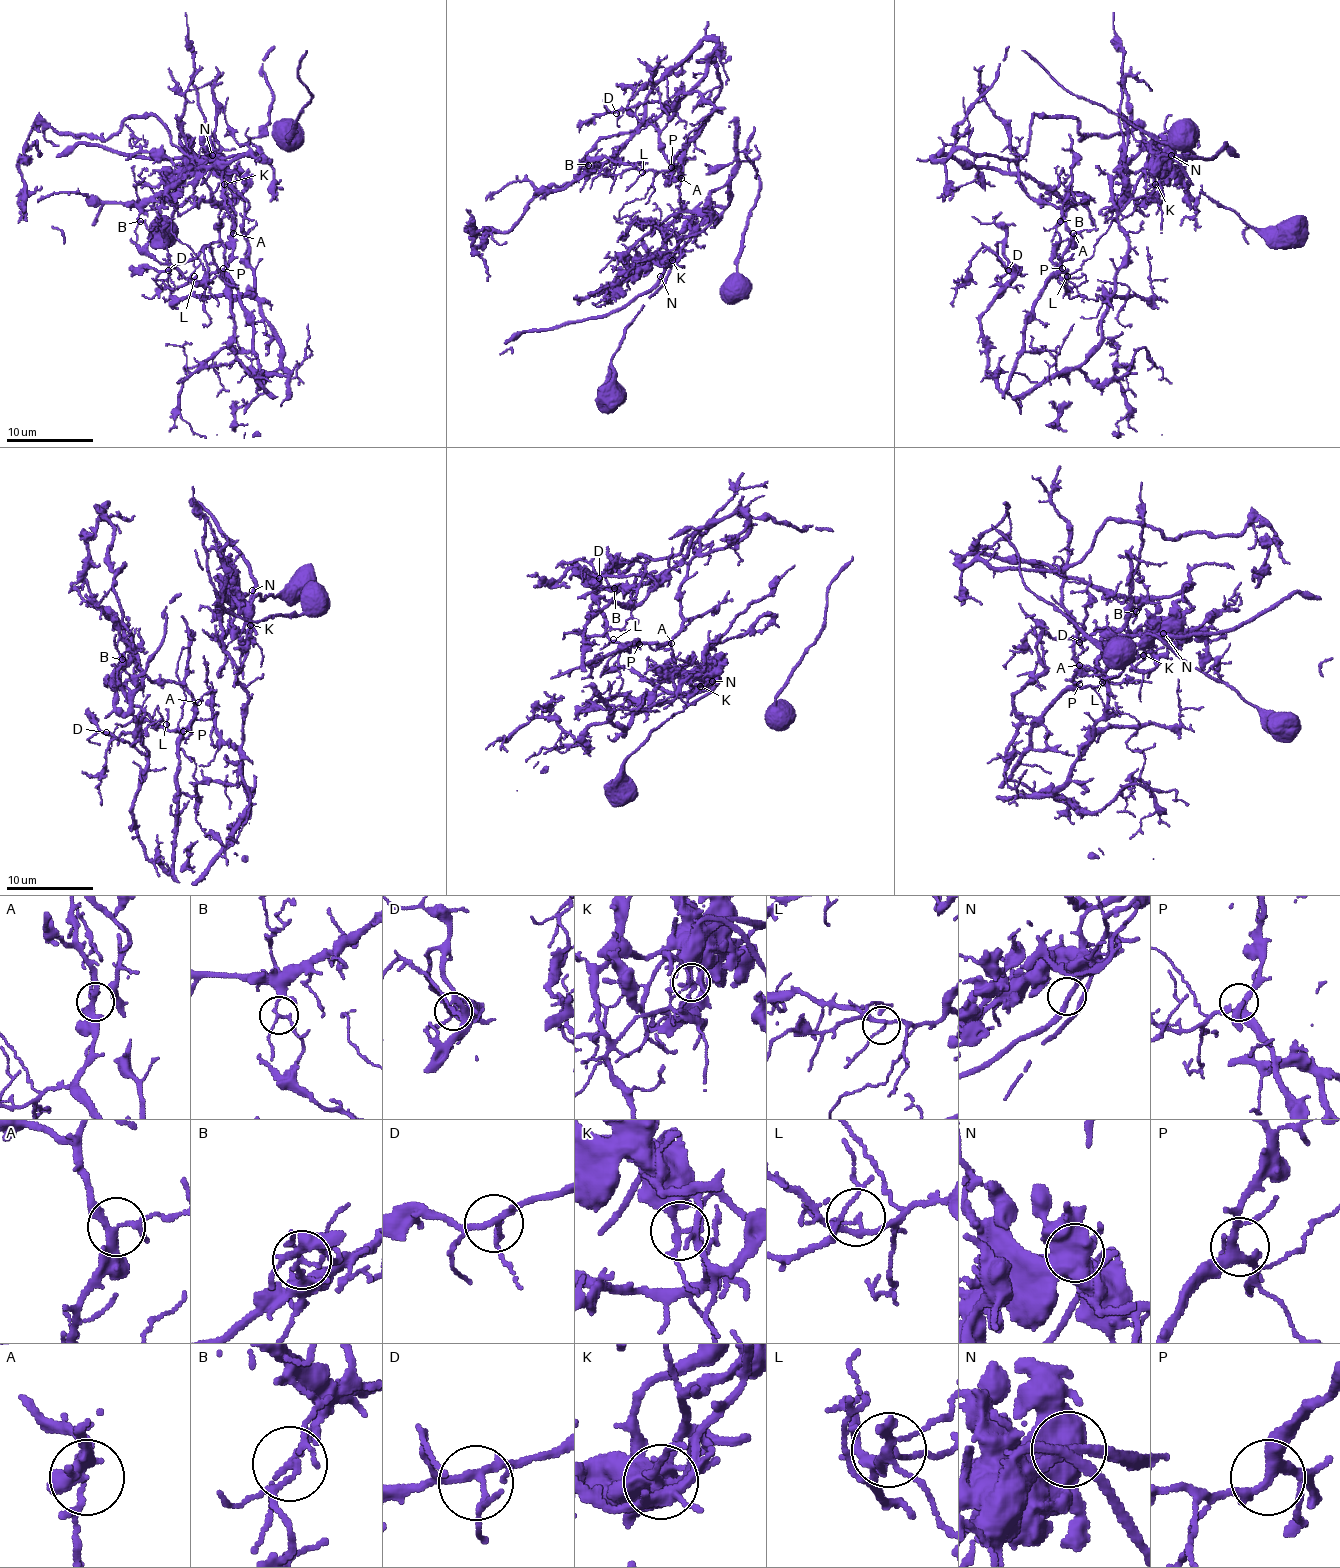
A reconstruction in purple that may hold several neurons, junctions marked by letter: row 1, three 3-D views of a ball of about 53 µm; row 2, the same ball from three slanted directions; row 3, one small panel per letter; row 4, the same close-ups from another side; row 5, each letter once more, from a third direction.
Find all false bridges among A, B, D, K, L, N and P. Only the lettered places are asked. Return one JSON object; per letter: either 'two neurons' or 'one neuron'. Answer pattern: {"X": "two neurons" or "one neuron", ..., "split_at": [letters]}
{"A": "one neuron", "B": "two neurons", "D": "one neuron", "K": "two neurons", "L": "one neuron", "N": "one neuron", "P": "one neuron", "split_at": ["B", "K"]}

